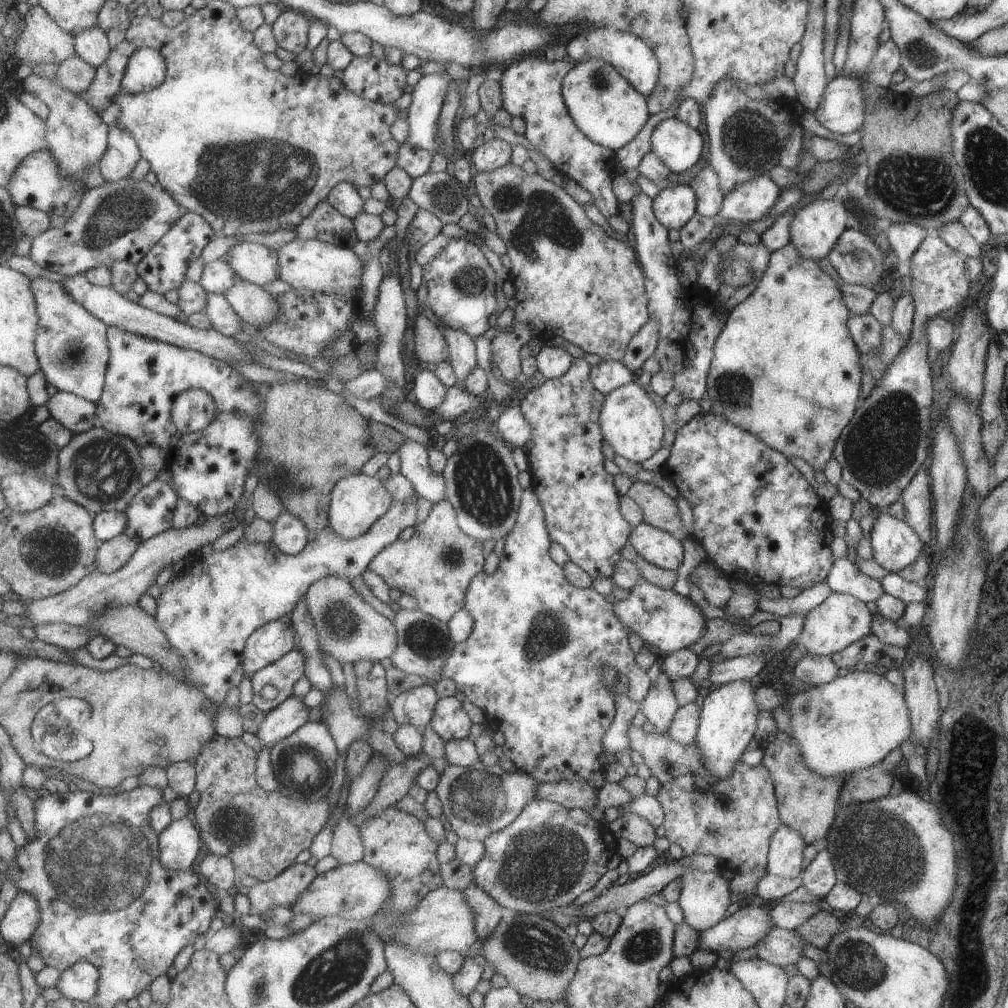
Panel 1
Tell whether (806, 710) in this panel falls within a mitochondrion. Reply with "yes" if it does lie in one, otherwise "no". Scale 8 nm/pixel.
yes

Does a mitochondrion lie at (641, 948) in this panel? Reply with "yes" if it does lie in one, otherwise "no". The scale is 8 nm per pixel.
yes

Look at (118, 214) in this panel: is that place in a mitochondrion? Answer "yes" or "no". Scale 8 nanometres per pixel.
yes

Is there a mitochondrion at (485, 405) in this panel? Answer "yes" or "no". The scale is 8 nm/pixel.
no

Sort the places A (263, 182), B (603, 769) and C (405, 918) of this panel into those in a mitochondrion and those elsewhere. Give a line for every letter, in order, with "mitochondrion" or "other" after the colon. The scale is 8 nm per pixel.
A: mitochondrion
B: other
C: other

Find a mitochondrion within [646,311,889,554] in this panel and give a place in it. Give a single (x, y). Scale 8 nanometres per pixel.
(732, 388)

